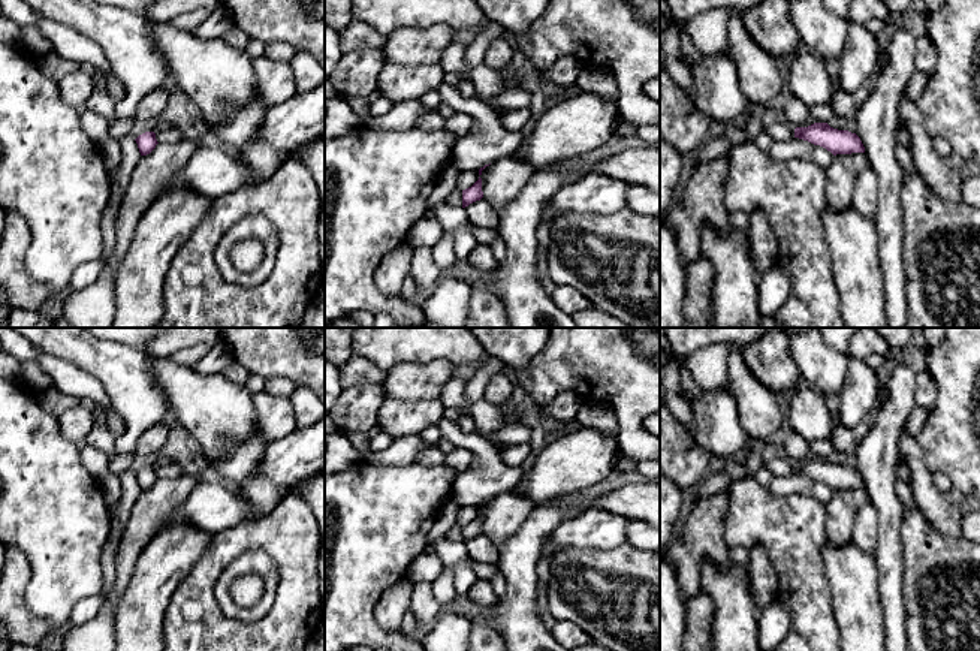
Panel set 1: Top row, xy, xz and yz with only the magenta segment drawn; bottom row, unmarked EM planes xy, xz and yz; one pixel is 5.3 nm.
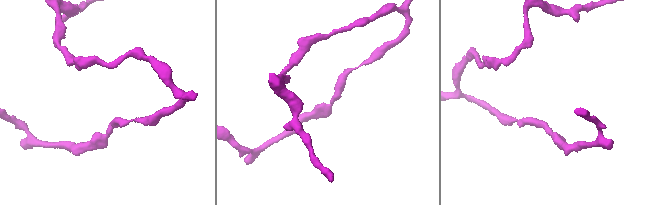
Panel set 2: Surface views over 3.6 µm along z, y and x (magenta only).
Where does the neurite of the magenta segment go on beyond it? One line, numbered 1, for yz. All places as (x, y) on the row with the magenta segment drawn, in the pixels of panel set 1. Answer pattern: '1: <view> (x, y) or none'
1: none

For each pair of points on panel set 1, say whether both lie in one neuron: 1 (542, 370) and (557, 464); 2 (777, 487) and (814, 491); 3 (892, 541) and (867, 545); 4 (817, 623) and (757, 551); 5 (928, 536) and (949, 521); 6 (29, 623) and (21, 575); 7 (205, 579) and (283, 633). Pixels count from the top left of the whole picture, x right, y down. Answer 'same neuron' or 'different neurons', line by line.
1: different neurons
2: same neuron
3: different neurons
4: different neurons
5: different neurons
6: same neuron
7: same neuron

